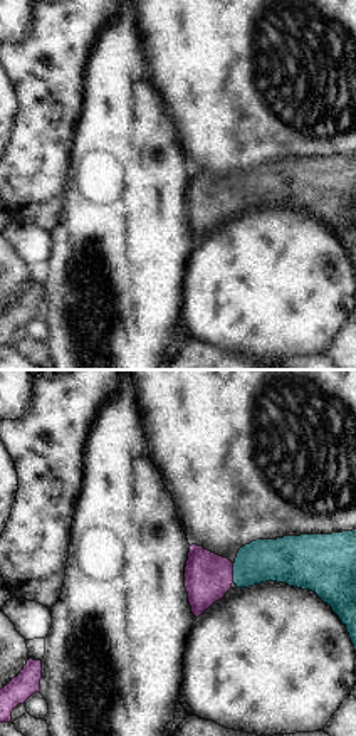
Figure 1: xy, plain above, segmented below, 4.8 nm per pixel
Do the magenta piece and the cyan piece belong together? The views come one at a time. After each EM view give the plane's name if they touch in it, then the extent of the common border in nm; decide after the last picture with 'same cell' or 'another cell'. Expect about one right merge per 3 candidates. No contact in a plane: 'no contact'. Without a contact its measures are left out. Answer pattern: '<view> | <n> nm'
xy | 100 nm

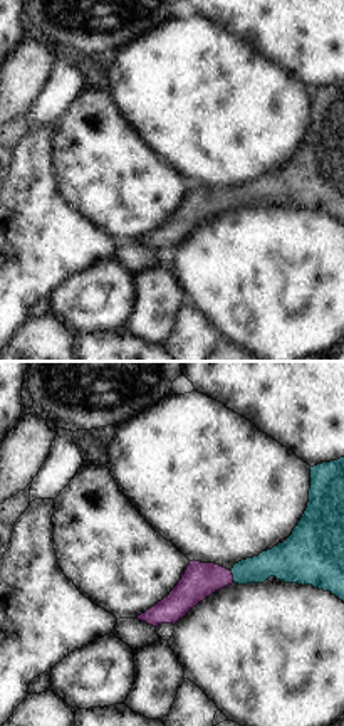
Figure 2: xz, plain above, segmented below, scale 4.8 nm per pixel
xz | 50 nm

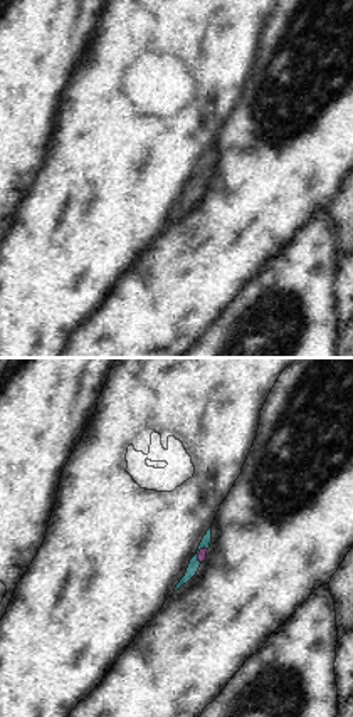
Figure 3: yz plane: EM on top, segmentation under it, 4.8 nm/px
yz | 90 nm

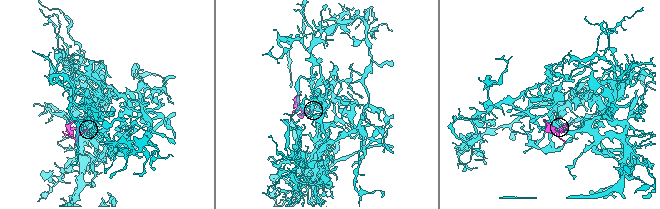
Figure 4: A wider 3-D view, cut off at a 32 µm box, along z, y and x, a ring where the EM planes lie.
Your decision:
same cell

